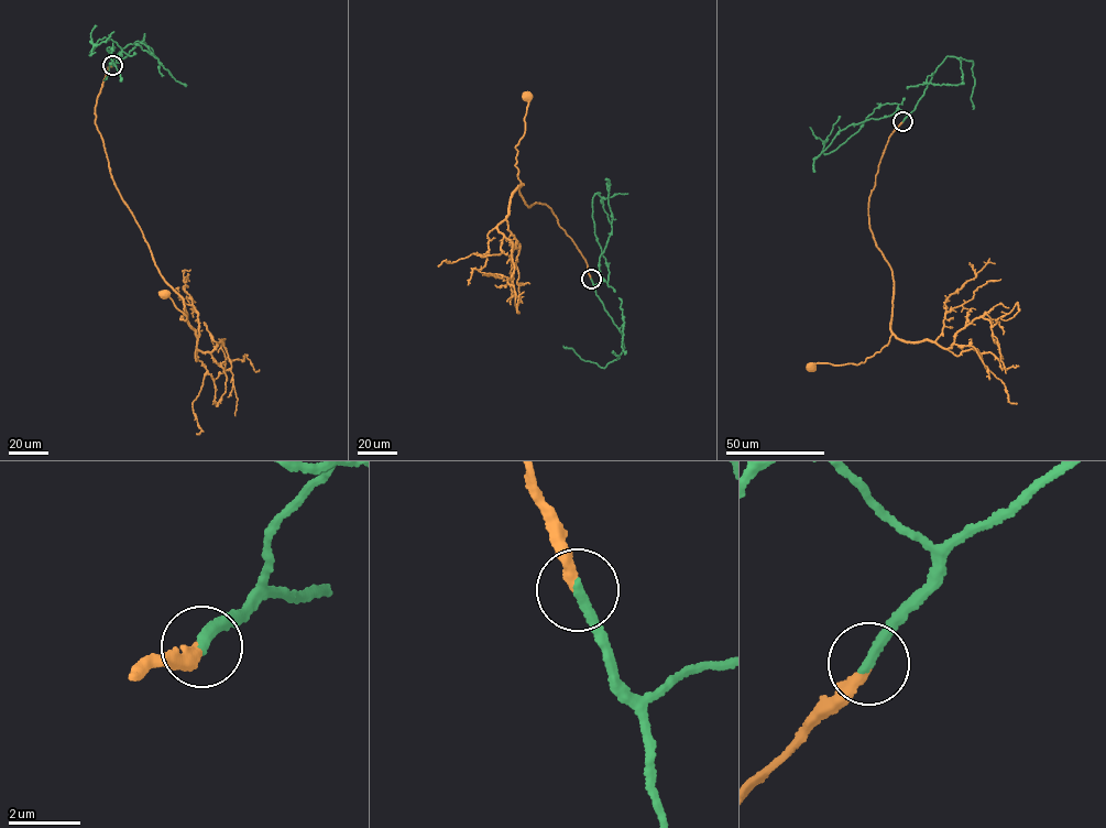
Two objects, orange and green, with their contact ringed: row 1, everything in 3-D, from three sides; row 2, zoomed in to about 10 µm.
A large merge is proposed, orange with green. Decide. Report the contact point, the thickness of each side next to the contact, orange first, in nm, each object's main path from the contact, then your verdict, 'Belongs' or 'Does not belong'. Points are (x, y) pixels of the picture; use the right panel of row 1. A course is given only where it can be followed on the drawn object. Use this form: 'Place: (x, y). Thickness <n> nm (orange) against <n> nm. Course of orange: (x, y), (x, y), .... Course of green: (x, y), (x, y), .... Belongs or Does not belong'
Place: (902, 121). Thickness 320 nm (orange) against 320 nm. Course of orange: (902, 121), (884, 150), (868, 214), (893, 276), (891, 335), (863, 362), (811, 368). Course of green: (902, 121), (907, 115), (897, 104), (880, 105), (857, 131), (835, 150), (824, 154), (825, 139), (840, 116). Belongs

